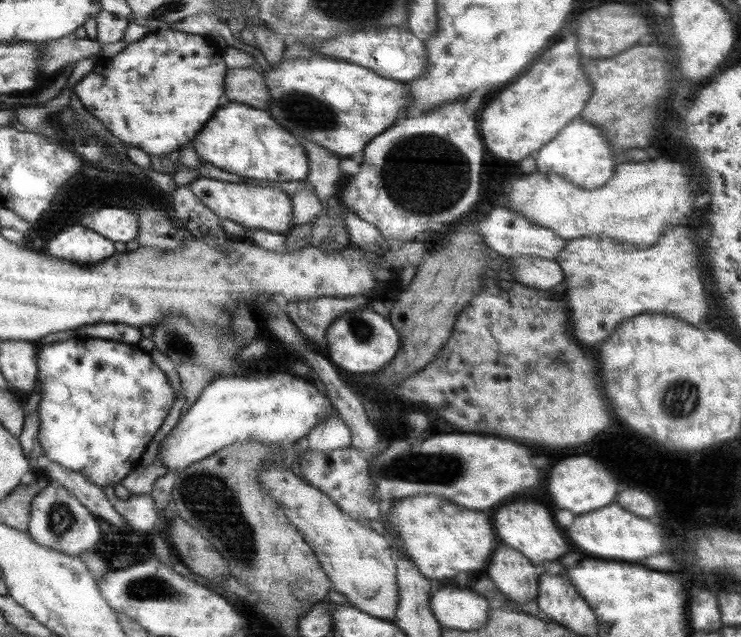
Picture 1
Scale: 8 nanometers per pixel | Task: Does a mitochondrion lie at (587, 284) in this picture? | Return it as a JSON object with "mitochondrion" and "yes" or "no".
{"mitochondrion":"yes"}

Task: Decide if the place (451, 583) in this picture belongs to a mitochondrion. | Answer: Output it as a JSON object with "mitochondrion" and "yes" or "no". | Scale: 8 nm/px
{"mitochondrion":"no"}

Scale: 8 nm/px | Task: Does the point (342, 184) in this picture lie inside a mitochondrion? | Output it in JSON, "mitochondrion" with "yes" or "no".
{"mitochondrion":"no"}

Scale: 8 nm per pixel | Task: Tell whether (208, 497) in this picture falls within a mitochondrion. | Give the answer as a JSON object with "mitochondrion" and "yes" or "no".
{"mitochondrion":"yes"}

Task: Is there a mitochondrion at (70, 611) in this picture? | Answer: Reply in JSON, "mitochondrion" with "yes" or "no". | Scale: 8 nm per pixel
{"mitochondrion":"no"}

